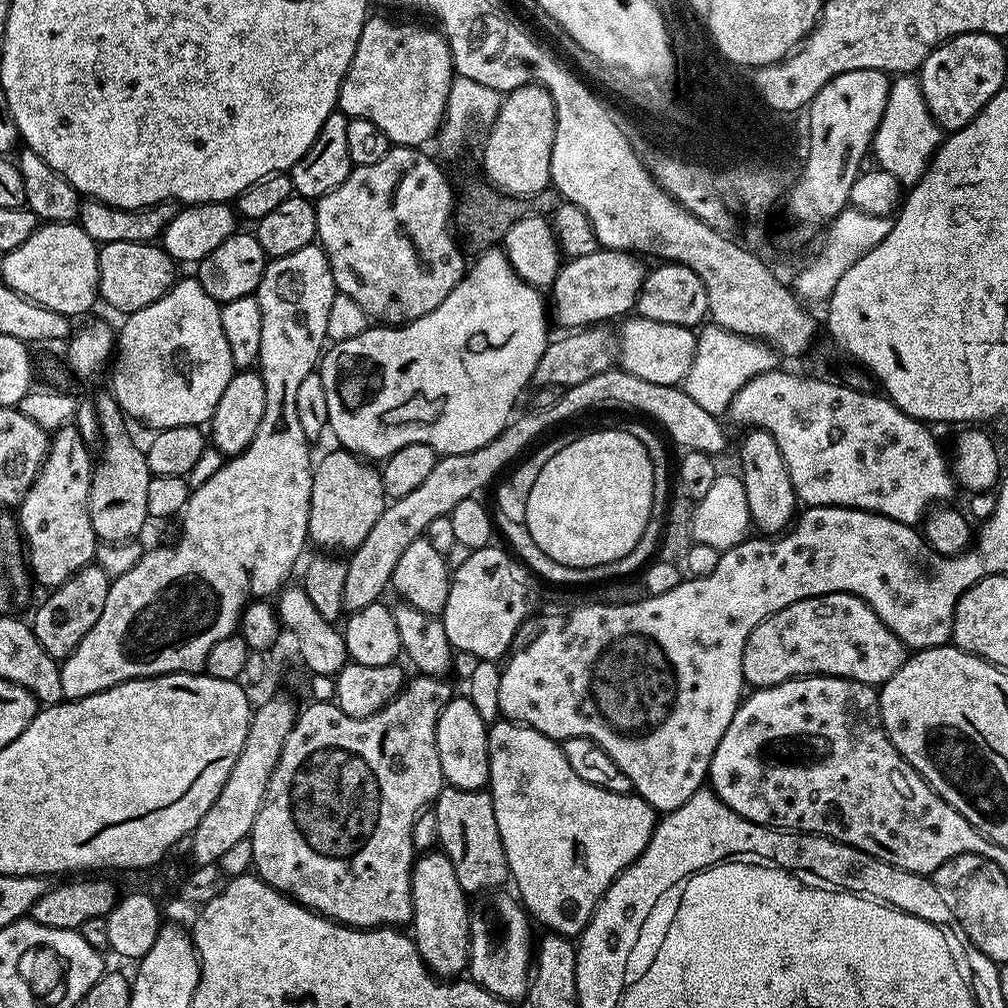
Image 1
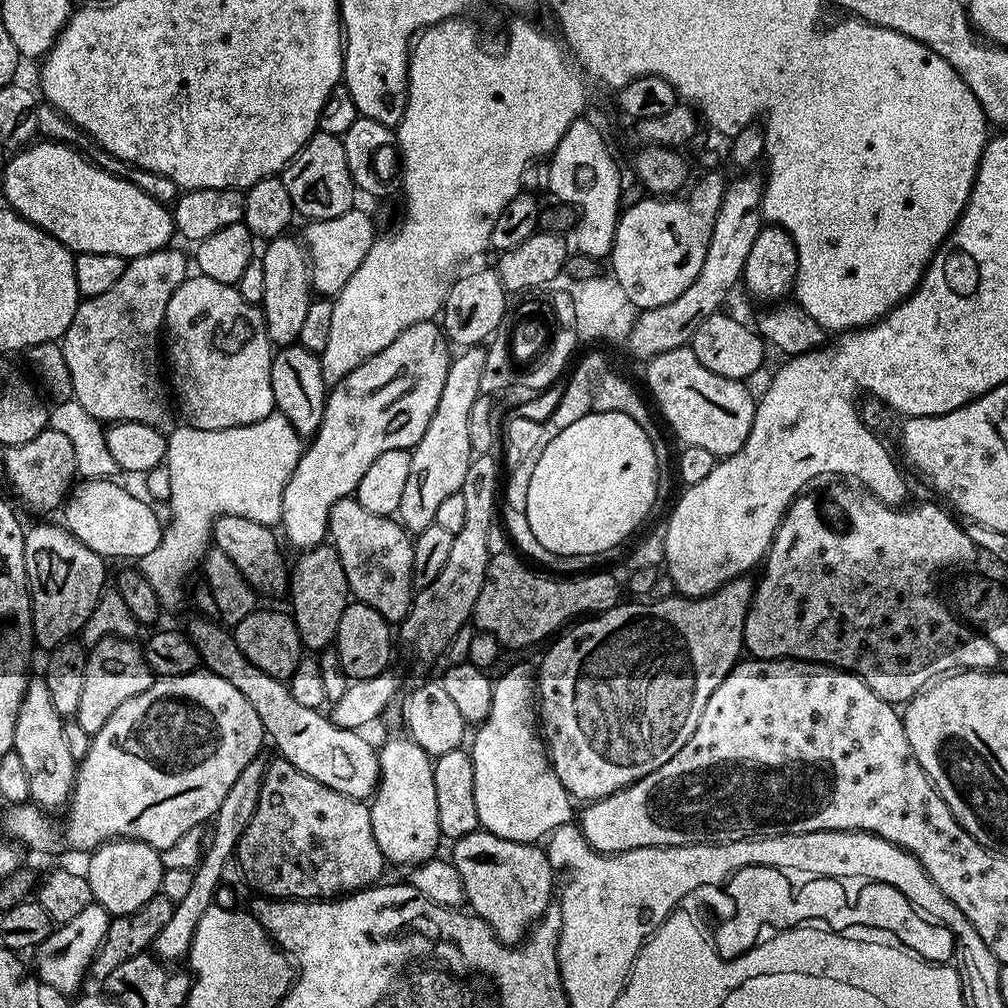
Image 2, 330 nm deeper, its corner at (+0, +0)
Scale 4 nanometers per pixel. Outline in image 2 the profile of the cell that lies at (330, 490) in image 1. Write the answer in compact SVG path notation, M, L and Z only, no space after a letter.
M327 543L301 551L299 556L300 561L290 568L290 615L297 626L301 645L305 649L323 650L335 641L338 622L342 622L342 614L350 603L346 570L342 570L335 548Z

